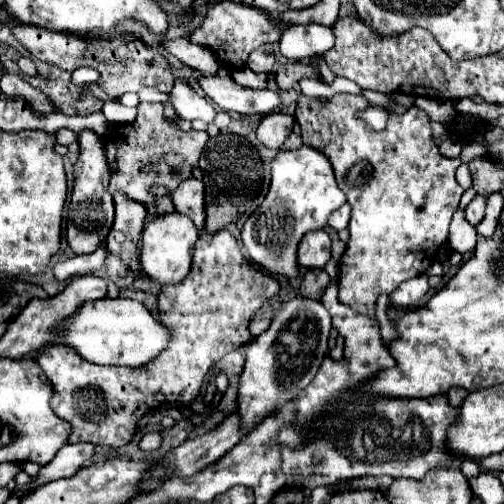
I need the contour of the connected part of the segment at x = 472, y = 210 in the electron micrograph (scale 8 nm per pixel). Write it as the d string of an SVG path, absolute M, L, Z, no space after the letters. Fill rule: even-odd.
M476 196L470 204L468 204L468 208L464 210L464 214L466 214L466 220L476 228L480 222L482 222L482 218L484 218L484 206L486 206L486 200L482 198L482 196Z

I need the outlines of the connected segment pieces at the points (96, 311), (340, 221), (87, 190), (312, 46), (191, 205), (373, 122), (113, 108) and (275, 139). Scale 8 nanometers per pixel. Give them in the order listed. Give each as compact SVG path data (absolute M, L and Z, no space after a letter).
M102 298L86 302L80 312L66 320L64 334L56 344L72 346L84 360L108 366L142 366L154 360L168 344L172 332L152 318L150 310L130 298Z
M344 204L340 210L330 214L328 226L332 226L334 230L344 230L344 228L348 228L348 220L350 220L350 206Z
M90 130L80 132L80 158L74 164L74 192L66 218L66 240L74 254L90 254L106 238L114 222L114 200L108 196L108 166L102 138Z
M320 24L292 26L280 38L280 54L294 62L306 62L314 54L322 54L334 44L334 34L330 28Z
M196 178L184 180L174 192L172 200L178 212L192 218L198 230L204 228L206 222L206 206L204 206L204 184Z
M370 106L366 110L360 112L360 118L374 130L384 130L386 128L386 120L388 120L388 112L390 108L382 108L382 106Z
M106 101L103 106L103 114L112 124L128 124L136 118L137 108L126 107L120 102Z
M272 112L260 120L256 134L262 144L266 144L272 150L278 150L290 136L292 128L294 128L294 116L284 112Z

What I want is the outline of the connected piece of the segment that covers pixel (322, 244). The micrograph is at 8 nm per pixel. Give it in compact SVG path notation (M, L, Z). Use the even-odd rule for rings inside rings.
M324 230L310 232L298 246L298 264L302 268L324 268L330 260L330 236Z

